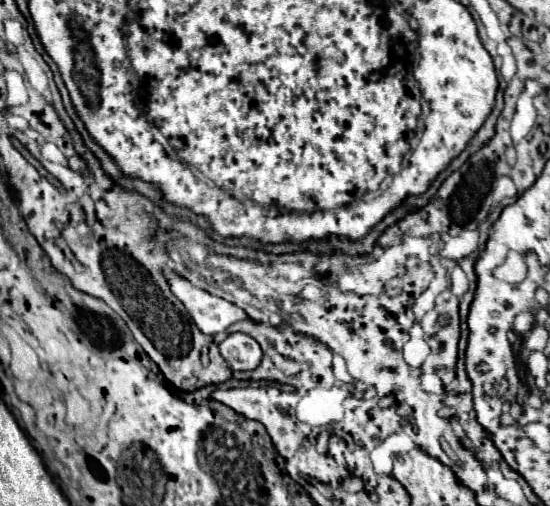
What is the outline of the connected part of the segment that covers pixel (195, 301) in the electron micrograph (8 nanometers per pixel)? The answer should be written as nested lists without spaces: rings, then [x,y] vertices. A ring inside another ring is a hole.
[[[164,269],[164,277],[168,277],[168,287],[172,293],[184,303],[188,309],[192,321],[204,335],[216,335],[226,331],[232,323],[248,319],[246,311],[238,305],[210,295],[204,289],[194,287],[190,281],[186,281],[182,275],[178,275],[174,269]]]

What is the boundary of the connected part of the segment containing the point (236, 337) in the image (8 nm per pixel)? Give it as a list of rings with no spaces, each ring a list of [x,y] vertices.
[[[230,333],[220,343],[220,353],[232,369],[240,369],[240,371],[256,369],[262,359],[260,345],[246,333]]]

